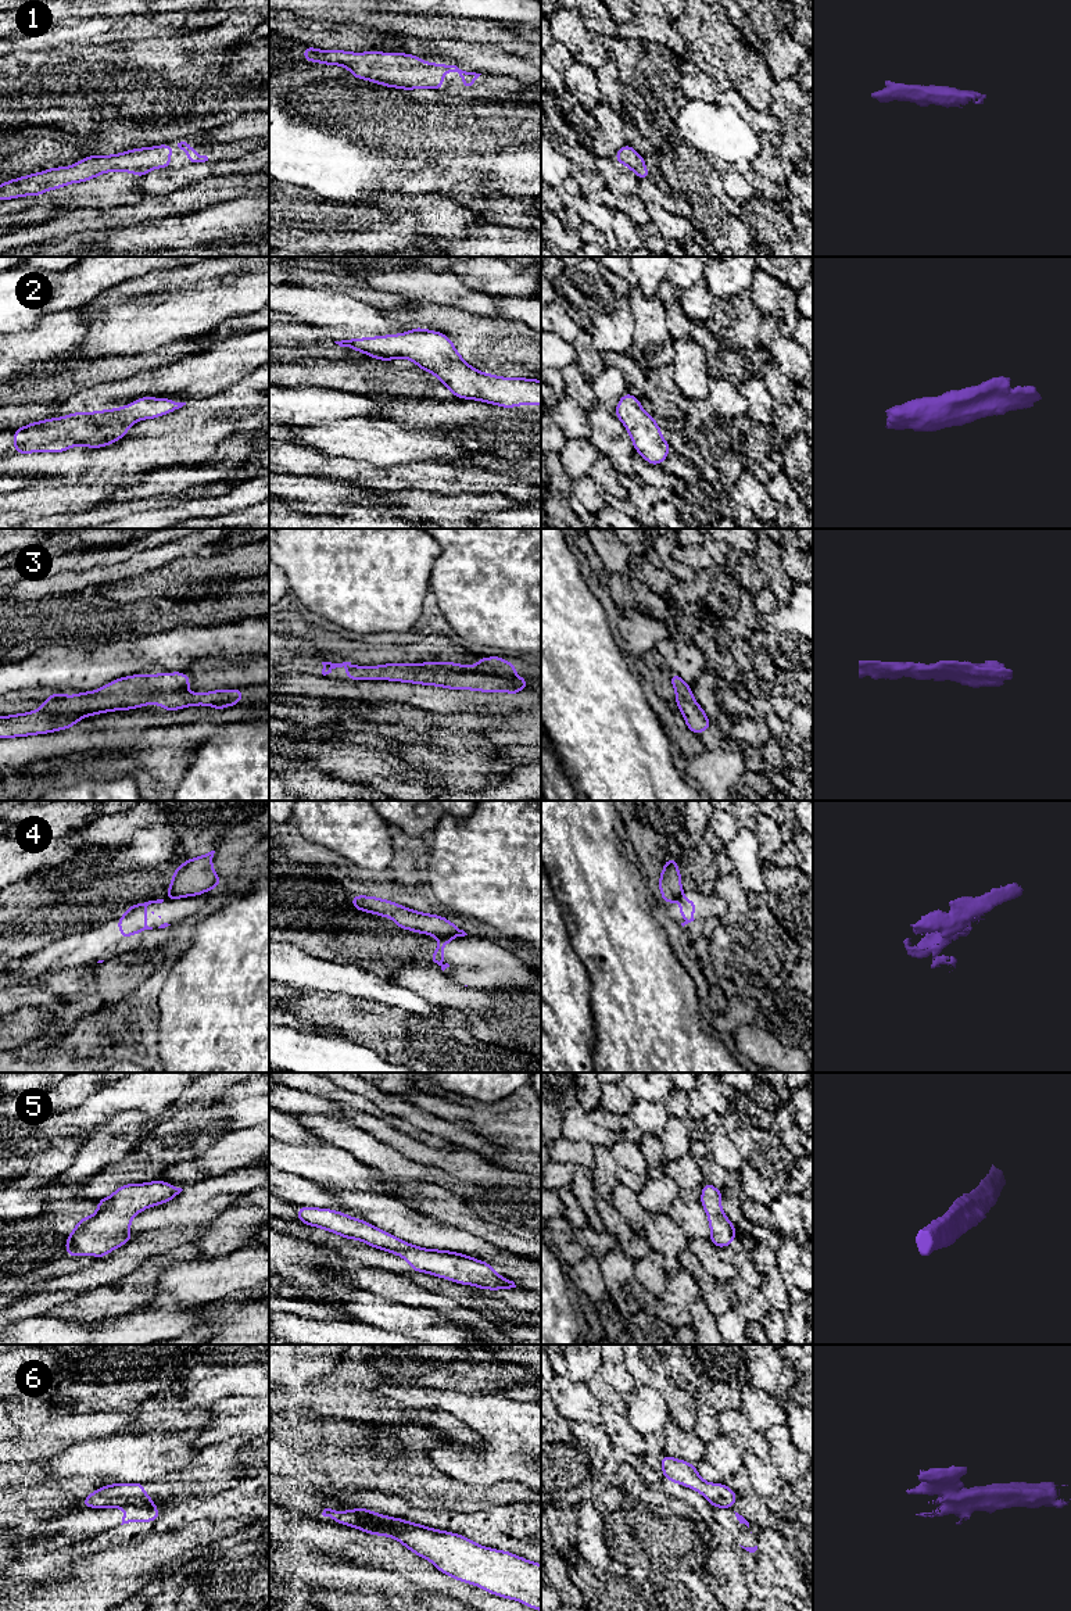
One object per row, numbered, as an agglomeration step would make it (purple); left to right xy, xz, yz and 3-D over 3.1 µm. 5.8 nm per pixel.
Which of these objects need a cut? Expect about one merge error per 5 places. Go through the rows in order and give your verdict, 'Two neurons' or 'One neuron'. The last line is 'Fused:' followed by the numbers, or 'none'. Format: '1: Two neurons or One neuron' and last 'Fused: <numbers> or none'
1: One neuron
2: One neuron
3: One neuron
4: Two neurons
5: One neuron
6: Two neurons
Fused: 4, 6

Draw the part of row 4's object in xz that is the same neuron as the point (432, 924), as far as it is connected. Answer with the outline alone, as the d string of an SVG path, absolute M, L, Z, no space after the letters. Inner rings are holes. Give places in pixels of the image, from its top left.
M363 895L351 896L351 906L362 912L379 914L383 919L388 916L395 920L395 927L398 928L408 928L409 931L438 938L468 935L445 917L406 909L402 905L382 898Z

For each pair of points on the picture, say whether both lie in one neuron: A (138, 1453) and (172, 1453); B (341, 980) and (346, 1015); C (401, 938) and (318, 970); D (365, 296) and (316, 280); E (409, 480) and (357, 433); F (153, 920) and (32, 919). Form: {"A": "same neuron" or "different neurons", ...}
{"A": "same neuron", "B": "different neurons", "C": "different neurons", "D": "same neuron", "E": "different neurons", "F": "different neurons"}

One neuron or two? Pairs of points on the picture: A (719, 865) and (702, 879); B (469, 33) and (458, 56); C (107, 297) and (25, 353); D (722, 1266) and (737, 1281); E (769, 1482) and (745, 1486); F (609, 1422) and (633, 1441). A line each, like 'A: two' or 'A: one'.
A: one
B: two
C: two
D: two
E: two
F: one

